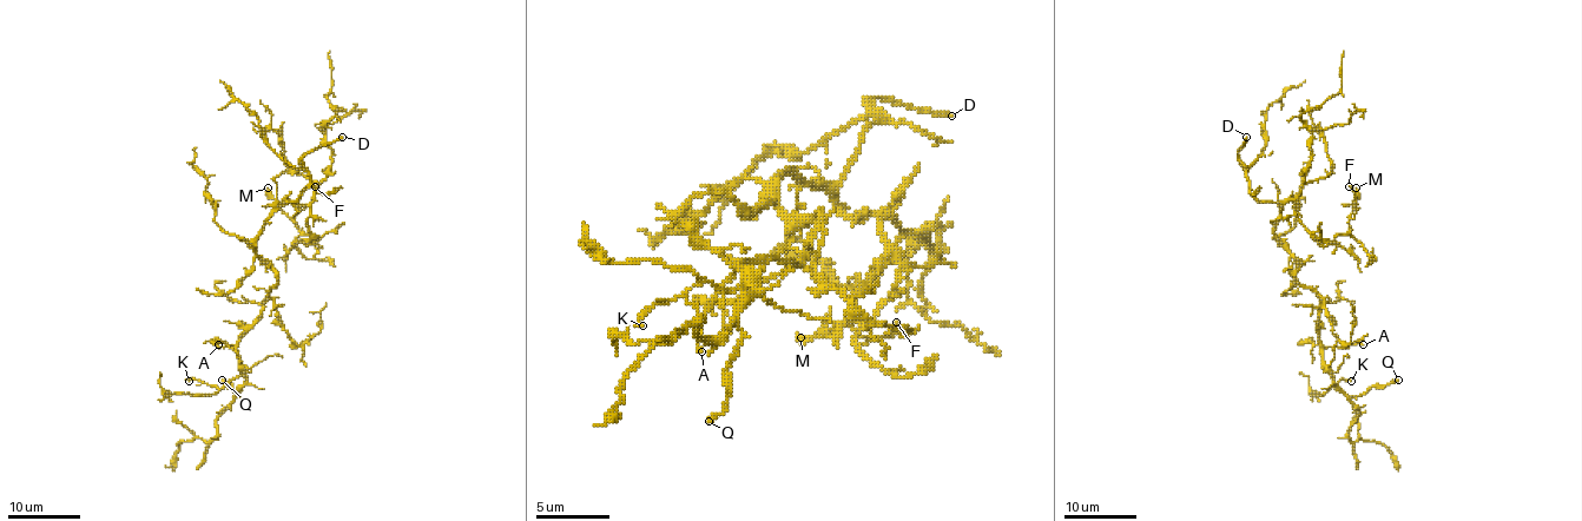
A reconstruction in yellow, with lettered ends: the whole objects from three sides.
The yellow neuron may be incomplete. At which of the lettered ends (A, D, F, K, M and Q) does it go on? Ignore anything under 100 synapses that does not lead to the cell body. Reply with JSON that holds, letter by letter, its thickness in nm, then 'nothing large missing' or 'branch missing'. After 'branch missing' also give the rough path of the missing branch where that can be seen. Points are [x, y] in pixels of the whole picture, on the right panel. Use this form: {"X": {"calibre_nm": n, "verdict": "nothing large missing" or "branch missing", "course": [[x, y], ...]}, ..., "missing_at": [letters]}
{"A": {"calibre_nm": 130, "verdict": "nothing large missing"}, "D": {"calibre_nm": 240, "verdict": "branch missing", "course": [[1246, 137], [1243, 117], [1228, 97], [1210, 127], [1195, 133], [1173, 111], [1162, 111], [1122, 85], [1109, 70]]}, "F": {"calibre_nm": 130, "verdict": "nothing large missing"}, "K": {"calibre_nm": 190, "verdict": "nothing large missing"}, "M": {"calibre_nm": 440, "verdict": "nothing large missing"}, "Q": {"calibre_nm": 140, "verdict": "nothing large missing"}, "missing_at": ["D"]}

